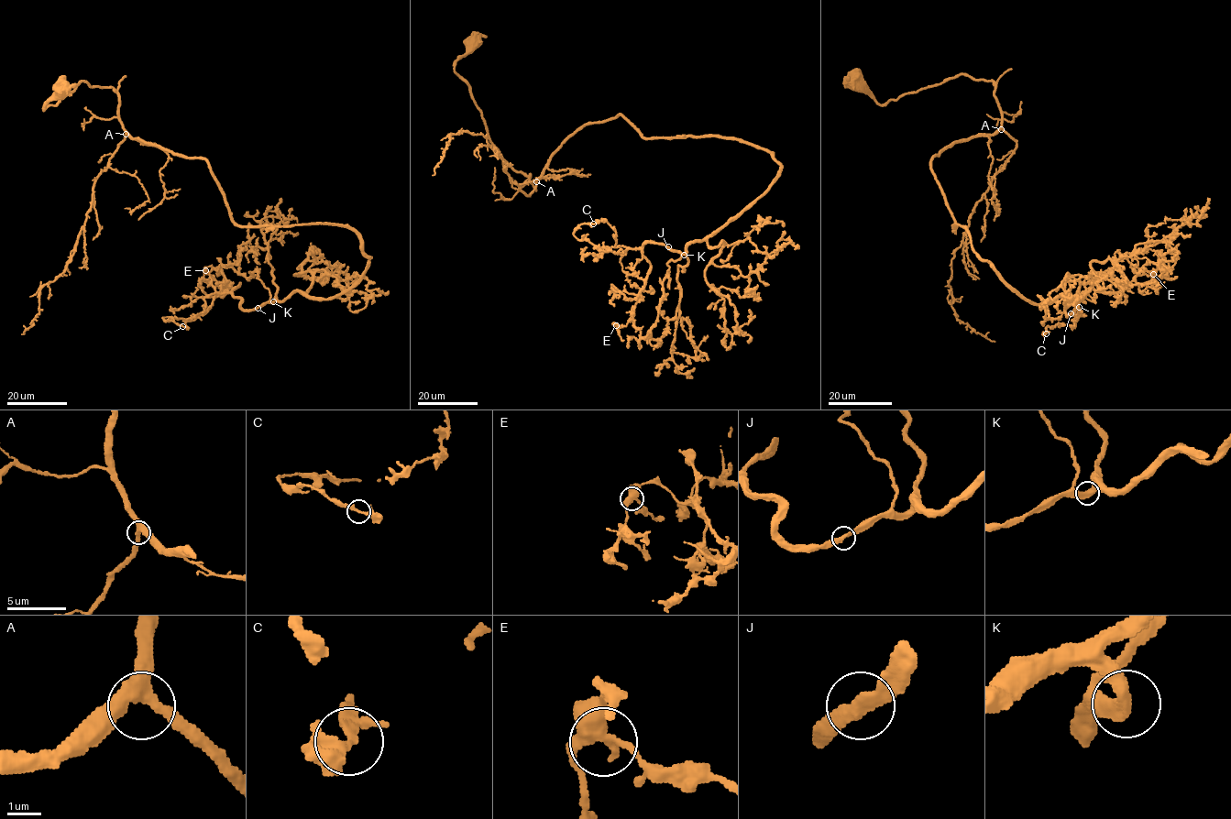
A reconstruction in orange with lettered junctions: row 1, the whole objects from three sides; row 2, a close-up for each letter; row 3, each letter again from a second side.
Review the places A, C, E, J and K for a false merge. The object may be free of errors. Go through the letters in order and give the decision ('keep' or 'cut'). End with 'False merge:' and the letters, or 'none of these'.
A: keep
C: keep
E: keep
J: keep
K: keep
False merge: none of these

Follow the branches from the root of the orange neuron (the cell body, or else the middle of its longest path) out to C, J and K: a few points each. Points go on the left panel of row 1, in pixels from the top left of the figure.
C: (62, 88), (43, 109), (111, 87), (132, 138), (203, 158), (236, 223), (343, 225), (369, 257), (183, 326)
J: (62, 88), (43, 109), (111, 87), (132, 138), (203, 158), (239, 225), (356, 234), (351, 287), (257, 308)
K: (62, 88), (43, 109), (111, 87), (132, 138), (203, 158), (239, 225), (356, 234), (351, 287), (273, 302)

